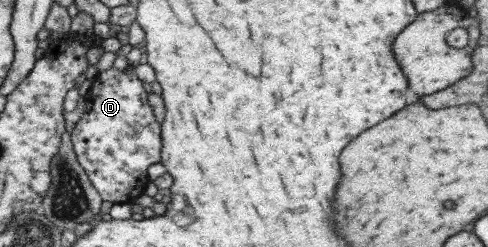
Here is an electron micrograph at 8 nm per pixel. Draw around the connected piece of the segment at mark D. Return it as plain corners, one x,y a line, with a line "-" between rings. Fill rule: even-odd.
108,67
91,80
84,112
69,133
71,148
101,201
131,203
150,182
146,169
160,159
160,128
146,102
146,90
133,68
118,71
-
130,68
131,73
126,69

